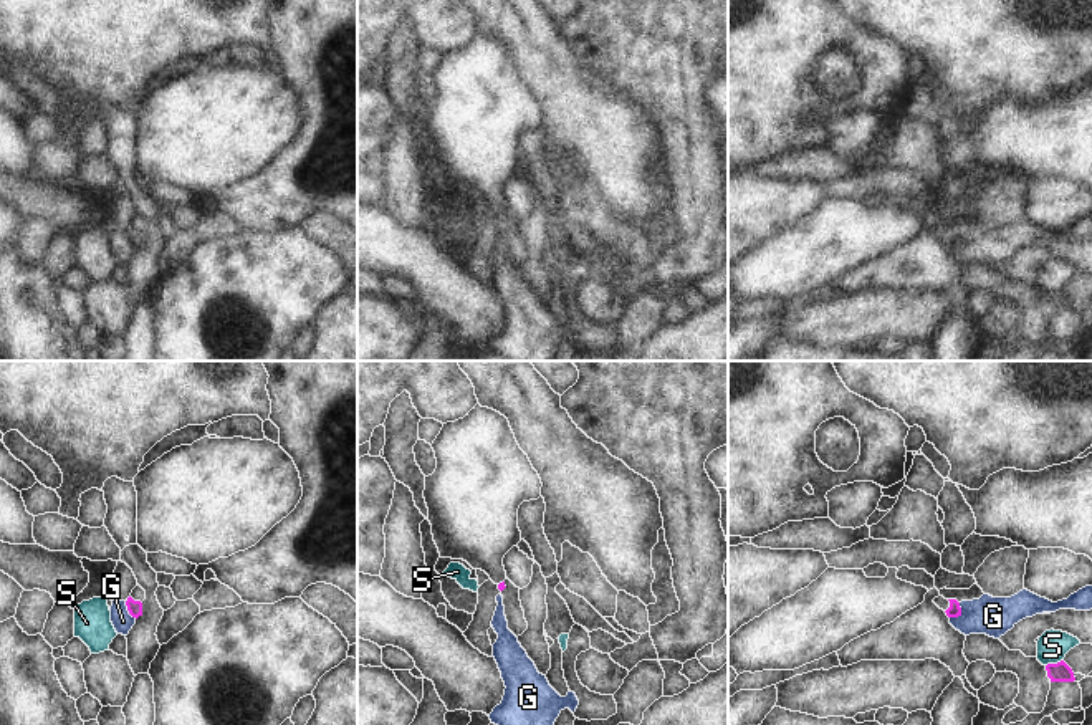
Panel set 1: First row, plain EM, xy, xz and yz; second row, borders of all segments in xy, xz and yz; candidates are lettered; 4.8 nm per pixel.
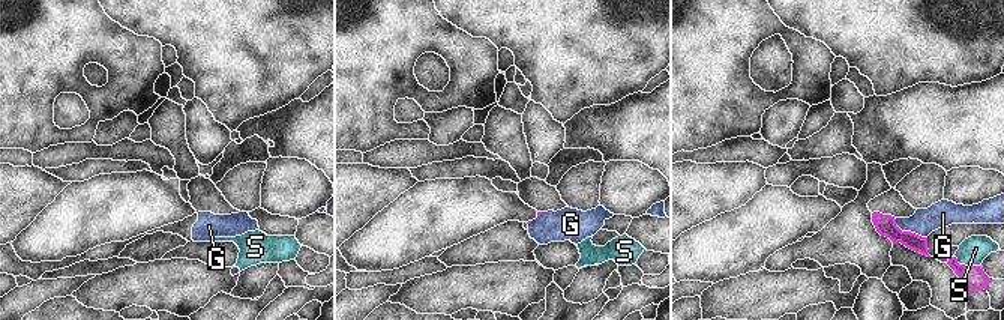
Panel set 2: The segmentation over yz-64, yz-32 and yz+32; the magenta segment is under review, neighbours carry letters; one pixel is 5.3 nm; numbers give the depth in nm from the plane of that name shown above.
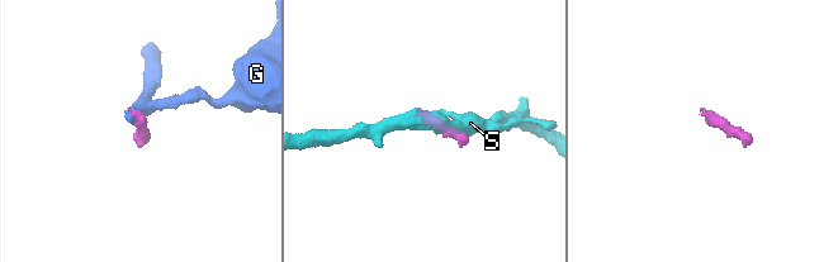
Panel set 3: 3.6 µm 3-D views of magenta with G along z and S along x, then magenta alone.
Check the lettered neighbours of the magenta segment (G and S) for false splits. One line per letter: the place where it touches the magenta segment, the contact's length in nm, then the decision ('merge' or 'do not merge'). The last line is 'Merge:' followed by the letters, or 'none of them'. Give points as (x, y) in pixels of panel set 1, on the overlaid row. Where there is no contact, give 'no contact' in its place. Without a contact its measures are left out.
G: yz (960, 613) | 90 nm | do not merge
S: yz (1054, 664) | 90 nm | do not merge
Merge: none of them

